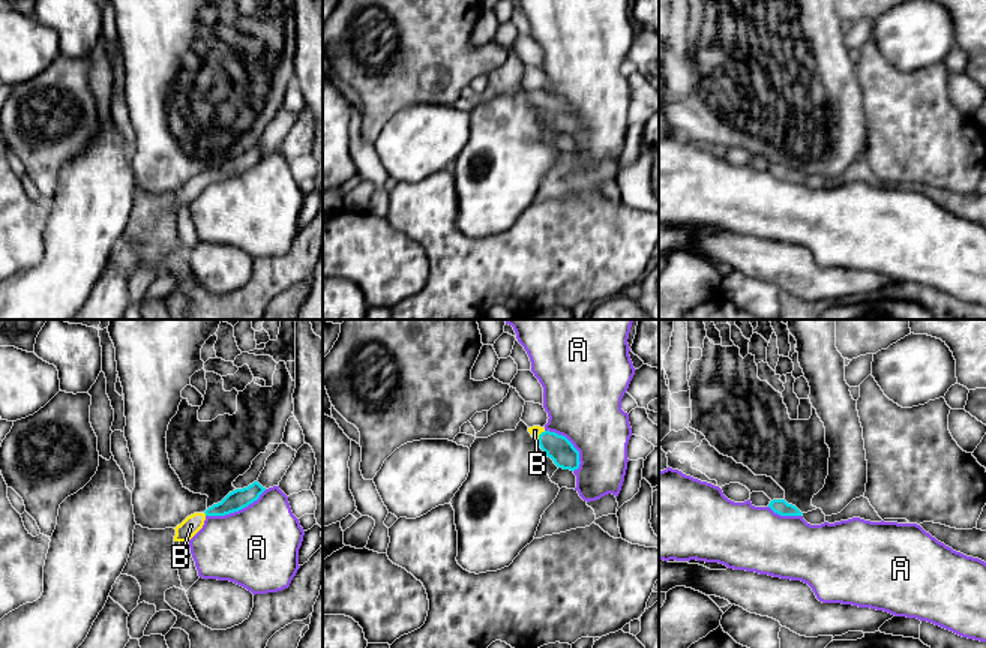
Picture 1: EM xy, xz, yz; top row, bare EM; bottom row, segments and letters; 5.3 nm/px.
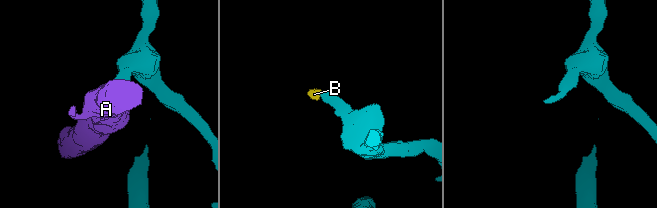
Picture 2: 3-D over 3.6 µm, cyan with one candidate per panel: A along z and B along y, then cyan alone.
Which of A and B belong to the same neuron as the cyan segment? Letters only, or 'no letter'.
B

